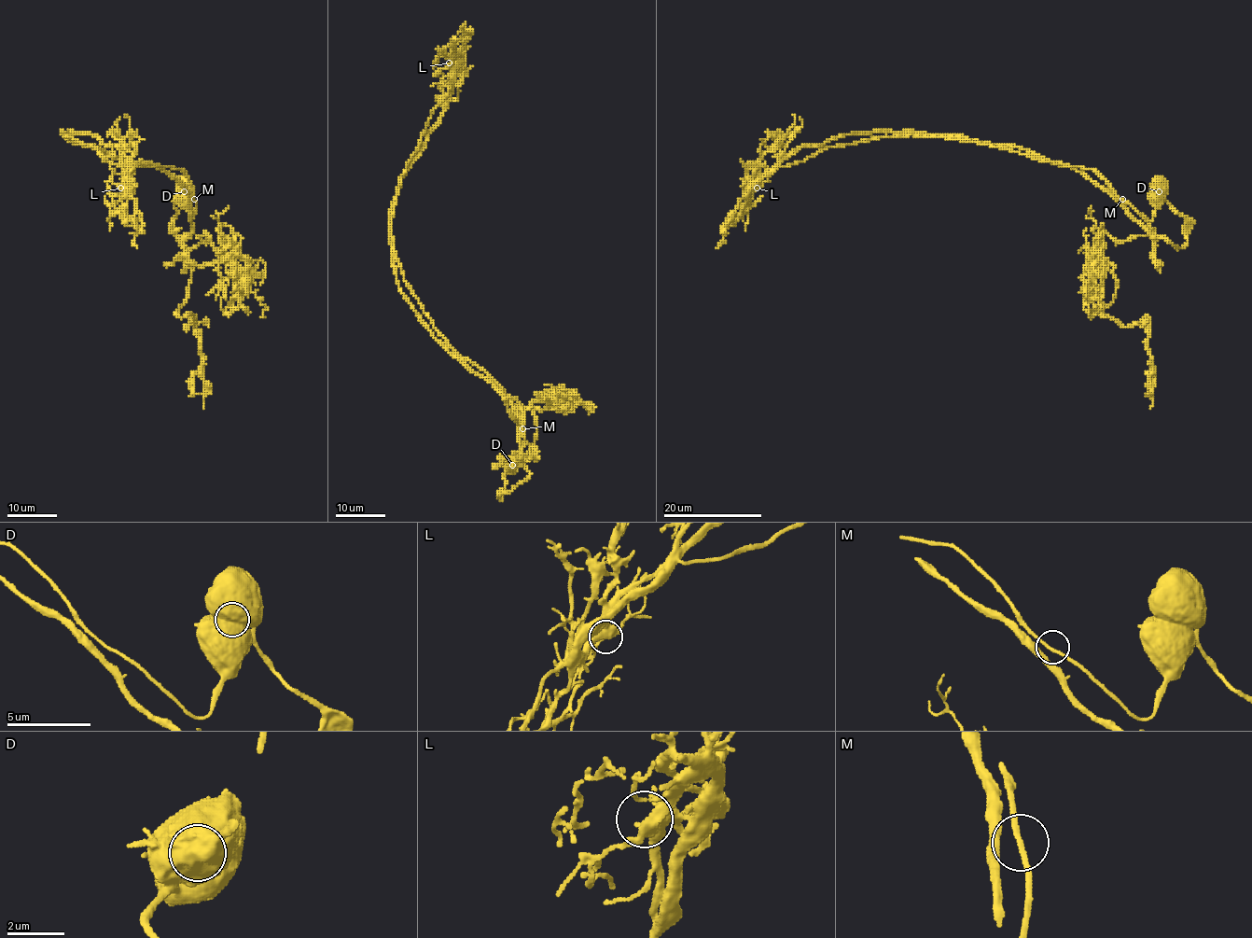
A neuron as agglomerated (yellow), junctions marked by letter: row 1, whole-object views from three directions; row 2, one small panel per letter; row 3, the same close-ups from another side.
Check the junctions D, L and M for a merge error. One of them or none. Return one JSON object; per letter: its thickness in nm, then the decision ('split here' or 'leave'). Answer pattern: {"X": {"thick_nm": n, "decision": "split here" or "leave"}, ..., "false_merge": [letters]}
{"D": {"thick_nm": 1350, "decision": "split here"}, "L": {"thick_nm": 360, "decision": "leave"}, "M": {"thick_nm": 170, "decision": "leave"}, "false_merge": ["D"]}

